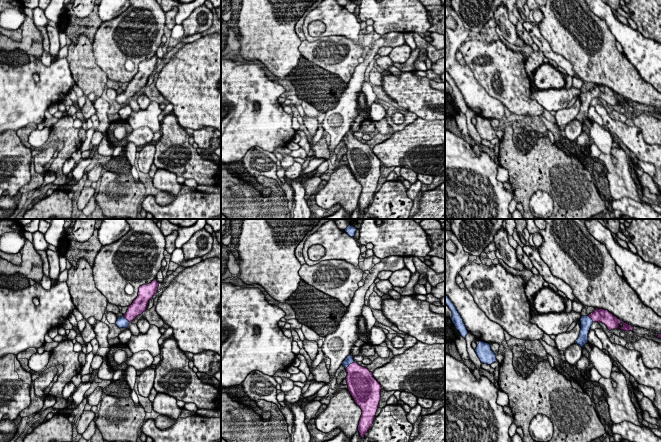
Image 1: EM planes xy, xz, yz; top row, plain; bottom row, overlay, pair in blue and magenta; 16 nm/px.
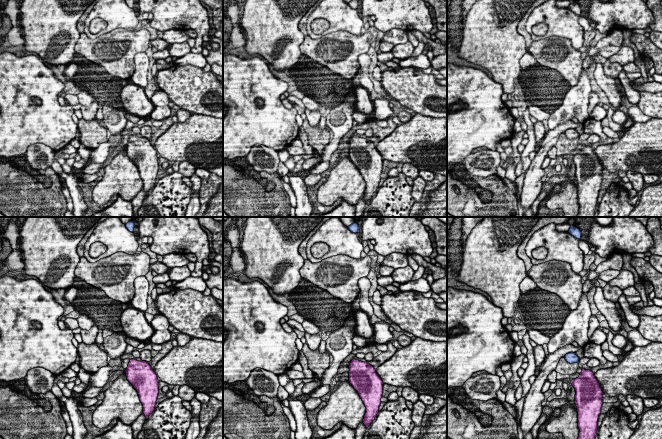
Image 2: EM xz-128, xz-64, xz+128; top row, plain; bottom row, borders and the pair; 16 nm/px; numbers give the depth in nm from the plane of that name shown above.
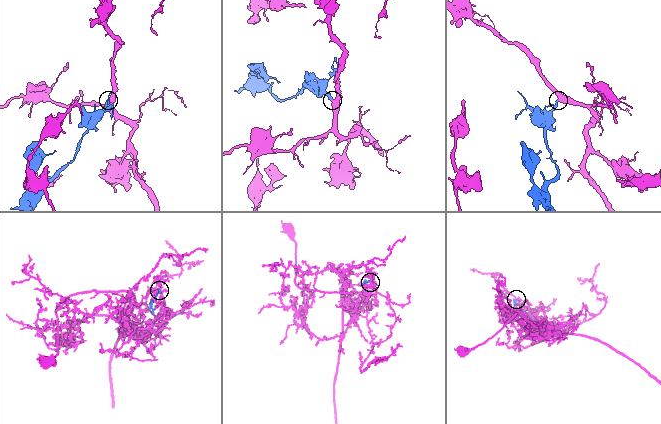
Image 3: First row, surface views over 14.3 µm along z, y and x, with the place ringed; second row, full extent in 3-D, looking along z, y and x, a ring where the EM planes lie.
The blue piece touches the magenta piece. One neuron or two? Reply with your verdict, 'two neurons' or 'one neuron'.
one neuron

